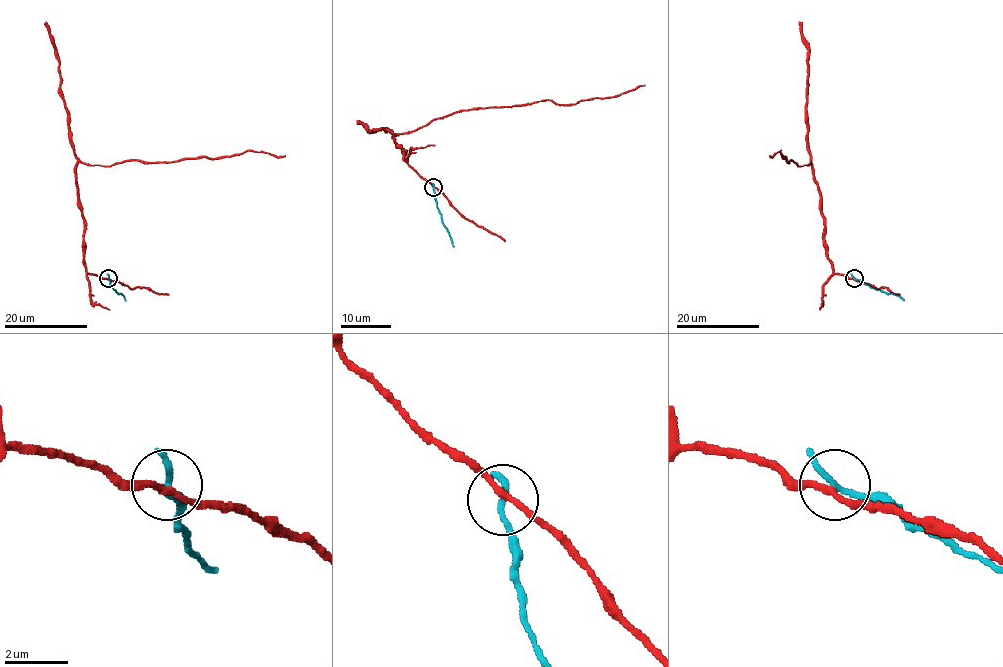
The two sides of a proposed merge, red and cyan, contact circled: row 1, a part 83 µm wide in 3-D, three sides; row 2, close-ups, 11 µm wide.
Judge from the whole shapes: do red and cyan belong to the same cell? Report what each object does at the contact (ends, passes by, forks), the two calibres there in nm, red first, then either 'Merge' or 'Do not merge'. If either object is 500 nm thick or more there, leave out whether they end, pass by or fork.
At the ring red passes by. At the ring cyan passes by. Thickness 190 nm (red) against 160 nm. Do not merge

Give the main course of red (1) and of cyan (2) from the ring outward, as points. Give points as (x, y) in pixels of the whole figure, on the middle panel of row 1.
1: (433, 187), (405, 160), (394, 139), (397, 134), (463, 110), (543, 100), (569, 104), (644, 85)
2: (433, 187), (436, 206), (453, 246)

